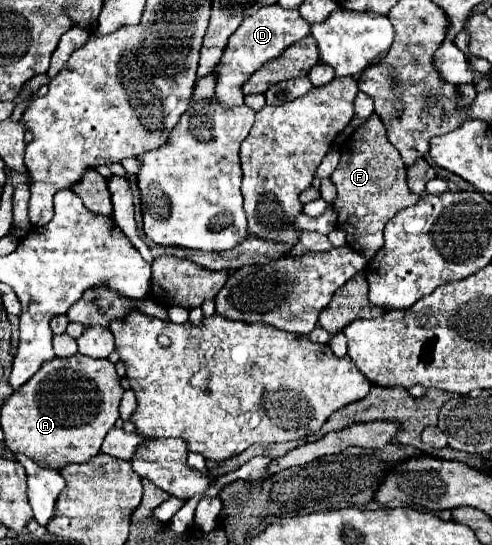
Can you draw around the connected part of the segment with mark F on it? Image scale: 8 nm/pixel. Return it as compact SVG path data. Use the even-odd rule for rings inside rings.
M372 114L370 120L358 126L348 138L342 148L340 164L332 174L332 182L338 190L338 196L332 202L334 210L338 212L338 228L346 230L348 244L356 252L362 252L366 260L370 260L382 248L382 232L386 222L402 208L408 208L420 200L420 196L414 196L406 184L406 164L402 162L398 150L388 142L378 114Z

